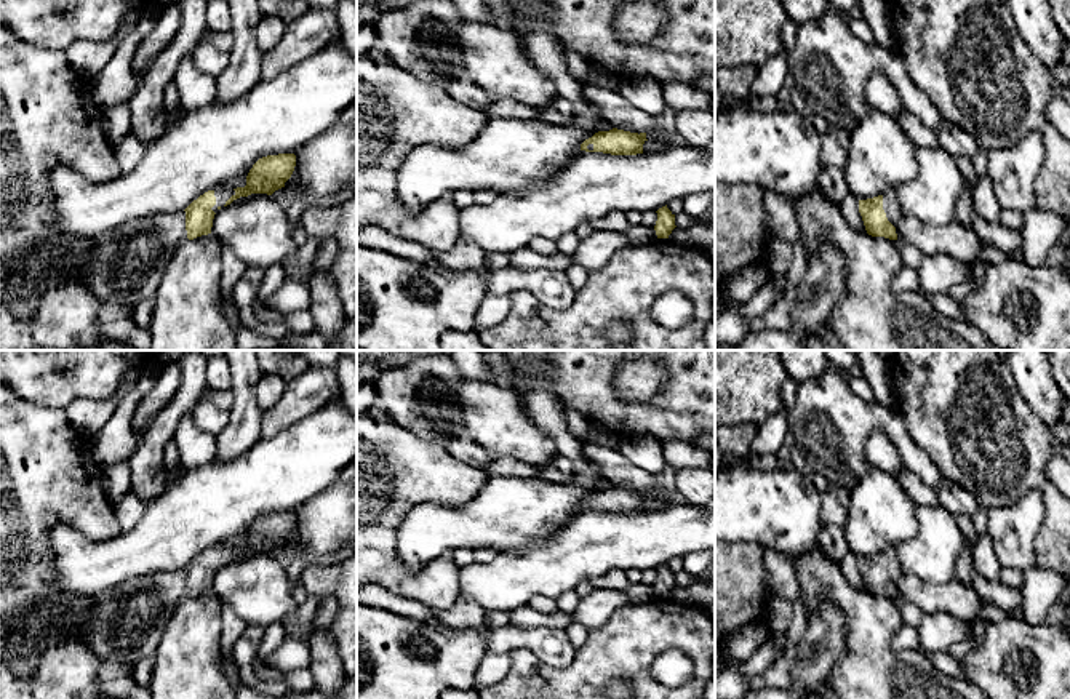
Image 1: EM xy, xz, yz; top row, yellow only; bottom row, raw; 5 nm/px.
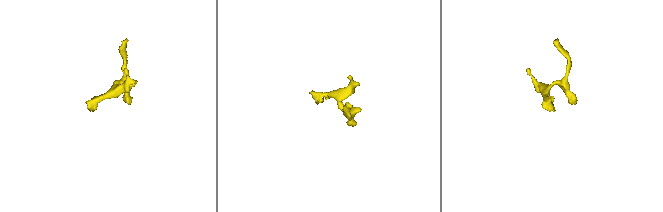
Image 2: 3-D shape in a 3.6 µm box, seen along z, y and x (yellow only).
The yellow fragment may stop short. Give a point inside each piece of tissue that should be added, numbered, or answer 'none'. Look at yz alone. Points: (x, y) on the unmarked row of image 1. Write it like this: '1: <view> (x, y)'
1: yz (891, 565)

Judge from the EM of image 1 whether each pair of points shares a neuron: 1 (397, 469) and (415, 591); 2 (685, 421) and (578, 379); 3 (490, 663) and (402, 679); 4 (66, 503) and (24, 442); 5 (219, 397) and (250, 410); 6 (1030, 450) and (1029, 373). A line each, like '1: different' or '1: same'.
1: same
2: same
3: different
4: same
5: different
6: different

